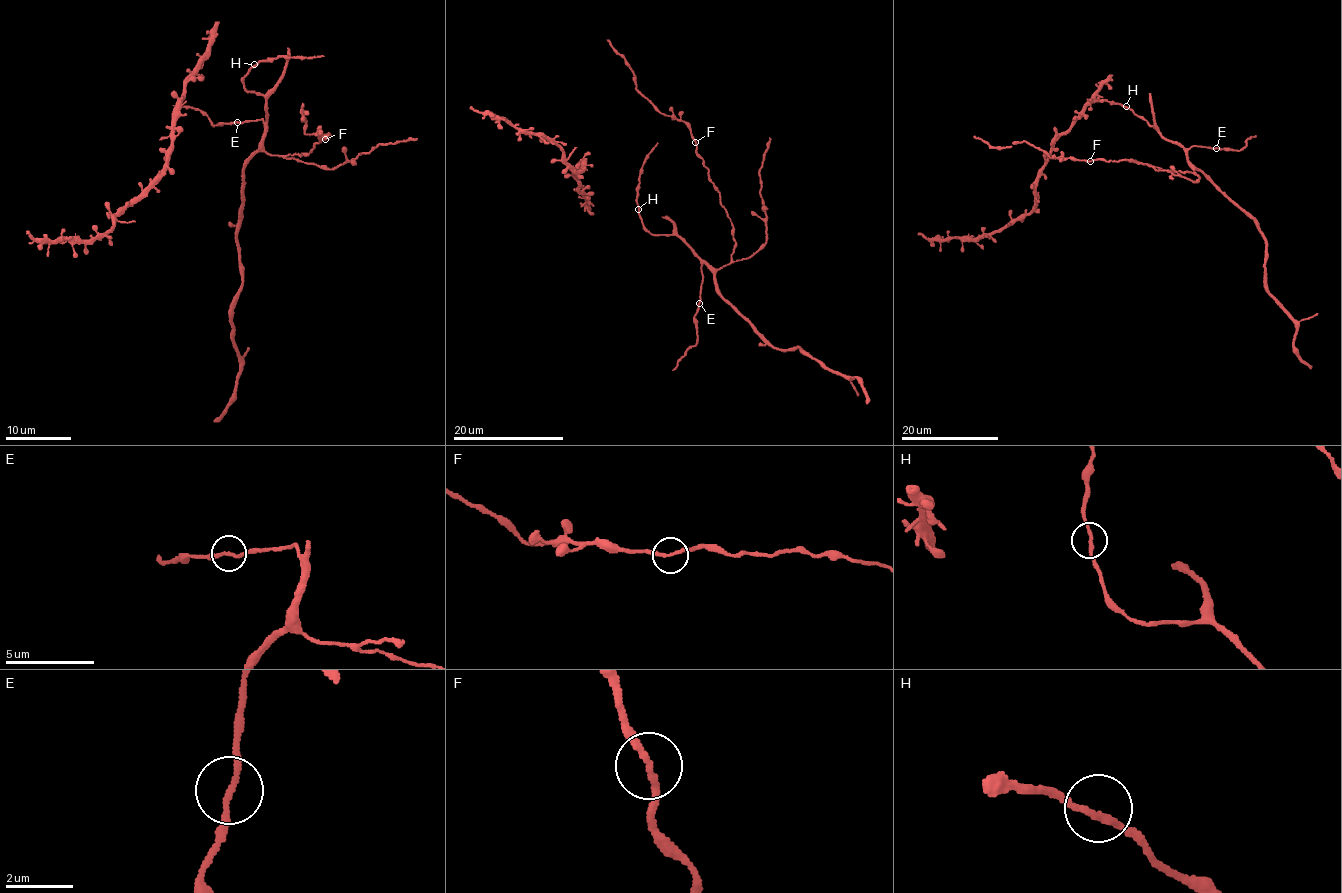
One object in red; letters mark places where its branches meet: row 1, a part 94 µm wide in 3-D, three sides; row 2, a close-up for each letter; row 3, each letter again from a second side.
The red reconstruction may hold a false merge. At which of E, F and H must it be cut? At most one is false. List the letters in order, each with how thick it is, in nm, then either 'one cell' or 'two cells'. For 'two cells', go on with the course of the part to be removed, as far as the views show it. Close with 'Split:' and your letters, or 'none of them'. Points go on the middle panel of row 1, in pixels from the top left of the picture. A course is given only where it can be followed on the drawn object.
E: 160 nm thick; one cell
F: 180 nm thick; one cell
H: 180 nm thick; one cell
Split: none of them

